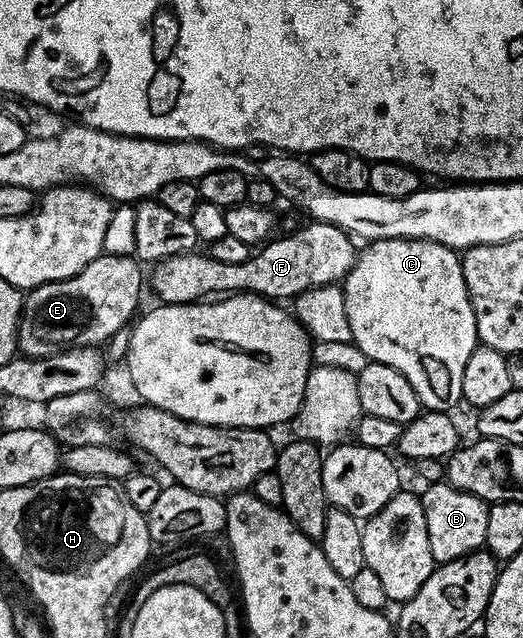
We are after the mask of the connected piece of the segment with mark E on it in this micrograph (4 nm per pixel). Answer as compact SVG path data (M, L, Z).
M103 252L75 276L58 282L48 282L28 291L21 304L21 319L17 325L18 351L27 358L42 358L57 354L62 348L100 347L107 343L115 336L115 332L130 325L131 319L138 313L137 301L141 298L141 269L143 269L142 263L136 257L115 256Z

